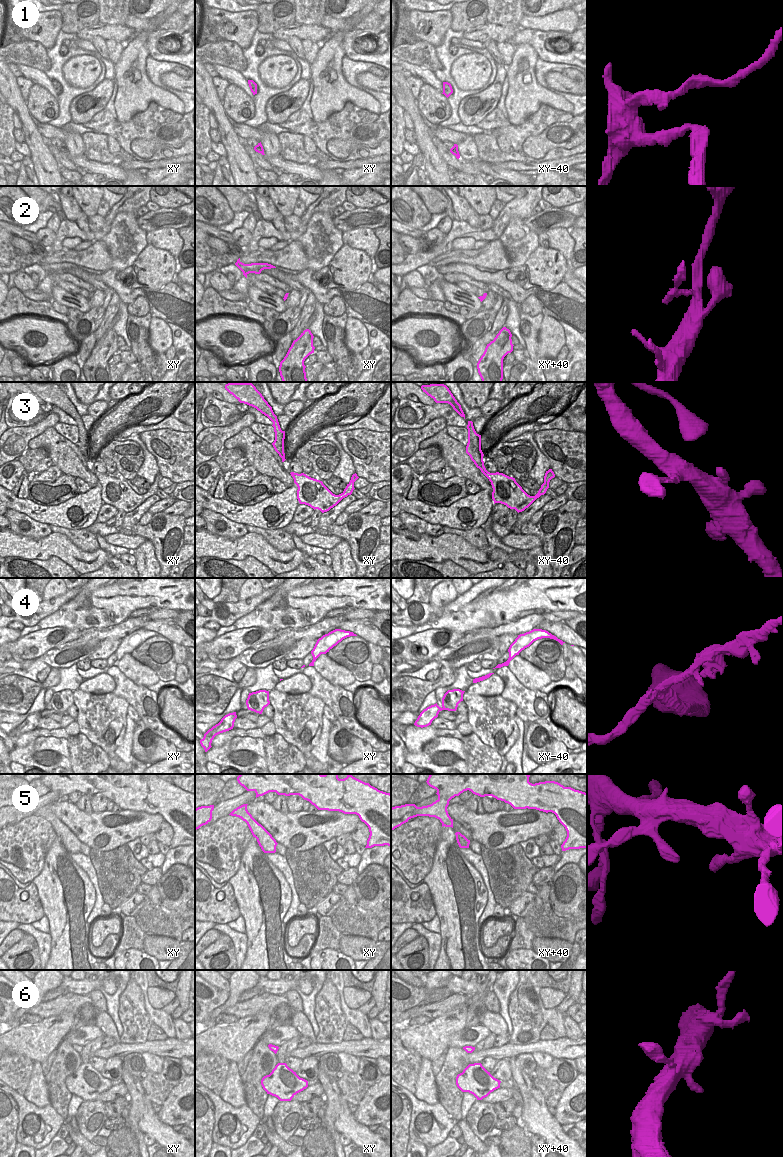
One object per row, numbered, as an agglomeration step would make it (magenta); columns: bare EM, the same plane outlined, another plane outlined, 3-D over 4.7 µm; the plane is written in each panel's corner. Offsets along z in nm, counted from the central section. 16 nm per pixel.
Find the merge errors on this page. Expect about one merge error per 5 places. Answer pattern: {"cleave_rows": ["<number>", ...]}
{"cleave_rows": ["1", "4"]}

